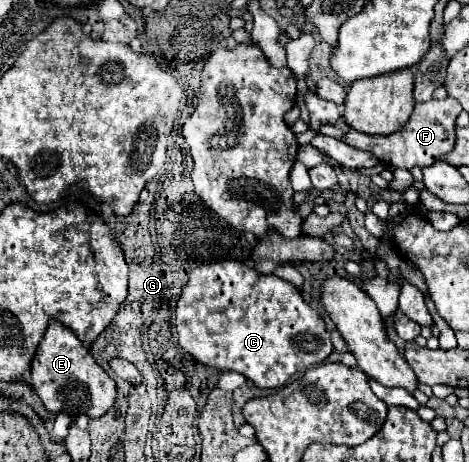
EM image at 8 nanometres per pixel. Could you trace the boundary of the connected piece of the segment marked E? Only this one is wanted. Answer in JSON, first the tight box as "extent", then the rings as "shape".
{"extent":[31,320,115,418],"shape":[[[57,320],[49,322],[49,328],[37,348],[31,368],[31,386],[41,398],[47,412],[67,412],[71,418],[77,418],[79,414],[87,414],[89,418],[101,418],[109,408],[115,406],[115,382],[93,360],[89,350],[83,348],[79,338]]]}

